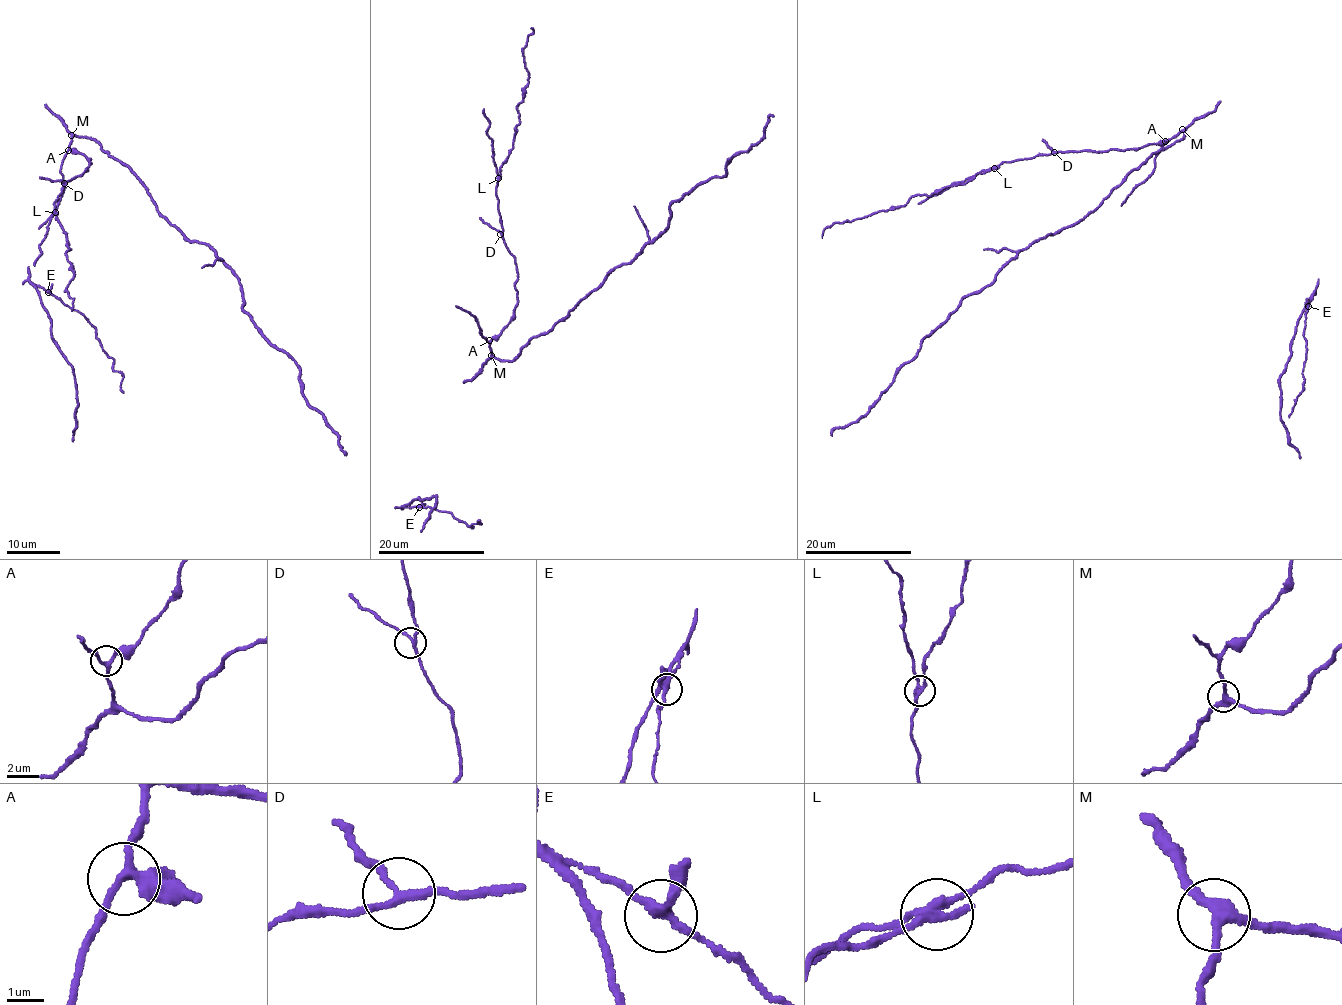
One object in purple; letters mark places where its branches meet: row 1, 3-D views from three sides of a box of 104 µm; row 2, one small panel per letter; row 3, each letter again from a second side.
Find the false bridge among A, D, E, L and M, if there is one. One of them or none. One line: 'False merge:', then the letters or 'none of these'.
False merge: L

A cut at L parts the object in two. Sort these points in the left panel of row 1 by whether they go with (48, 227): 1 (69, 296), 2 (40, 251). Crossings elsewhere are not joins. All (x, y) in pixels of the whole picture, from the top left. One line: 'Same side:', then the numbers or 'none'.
Same side: 2

